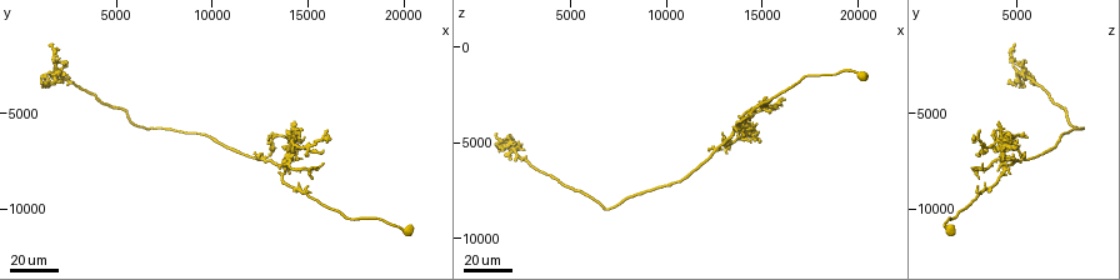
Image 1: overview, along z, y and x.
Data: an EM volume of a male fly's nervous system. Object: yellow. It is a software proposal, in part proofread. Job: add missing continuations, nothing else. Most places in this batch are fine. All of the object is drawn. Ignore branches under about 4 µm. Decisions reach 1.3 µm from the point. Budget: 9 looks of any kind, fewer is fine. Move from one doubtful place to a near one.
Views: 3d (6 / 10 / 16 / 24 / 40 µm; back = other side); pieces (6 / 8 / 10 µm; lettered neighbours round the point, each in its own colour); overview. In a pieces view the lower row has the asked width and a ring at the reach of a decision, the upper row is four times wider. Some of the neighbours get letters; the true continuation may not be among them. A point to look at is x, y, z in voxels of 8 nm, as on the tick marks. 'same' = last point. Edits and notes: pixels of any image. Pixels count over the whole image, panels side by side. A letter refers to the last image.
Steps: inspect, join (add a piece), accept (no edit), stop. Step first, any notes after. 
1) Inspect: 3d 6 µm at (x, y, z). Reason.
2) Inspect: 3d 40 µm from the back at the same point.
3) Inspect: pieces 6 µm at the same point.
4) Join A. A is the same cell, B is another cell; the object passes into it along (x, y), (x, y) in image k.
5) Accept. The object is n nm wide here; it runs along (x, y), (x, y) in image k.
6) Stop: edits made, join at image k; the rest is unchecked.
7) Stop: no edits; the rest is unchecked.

Inspect: 3d 40 µm at (1100, 3300, 4700). Branch stops here.

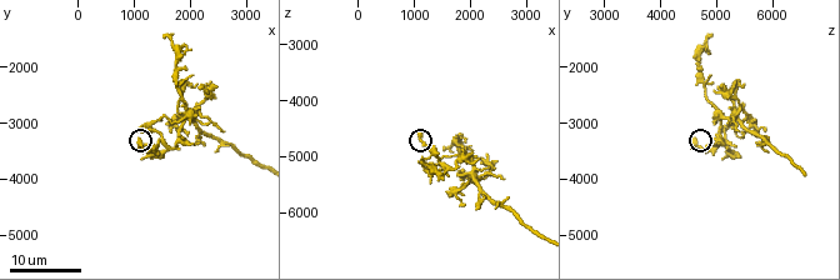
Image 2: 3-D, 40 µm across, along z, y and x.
Inspect: pieces 8 µm at (1100, 3300, 4550).

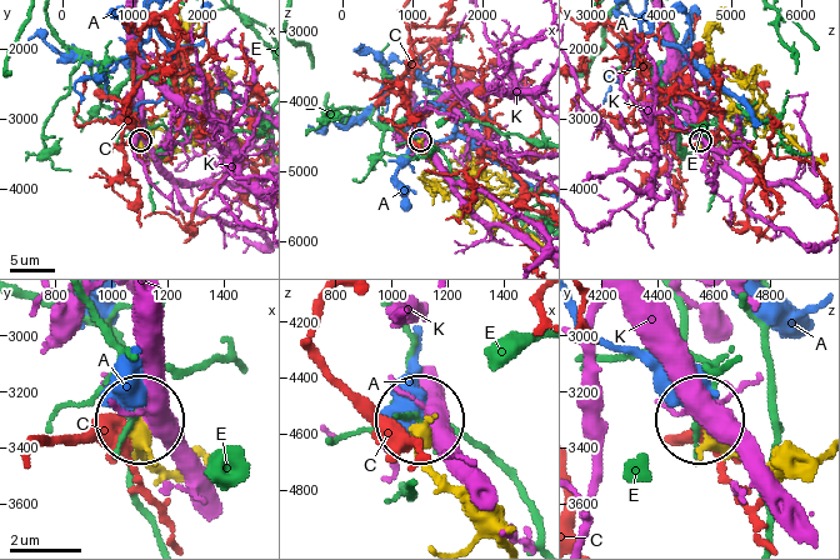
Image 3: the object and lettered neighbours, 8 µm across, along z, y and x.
Accept. A, C, E and K are other cells; none of them fits.

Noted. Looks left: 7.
Inspect: 3d 24 µm at (2600, 3100, 5350). Tapers out.

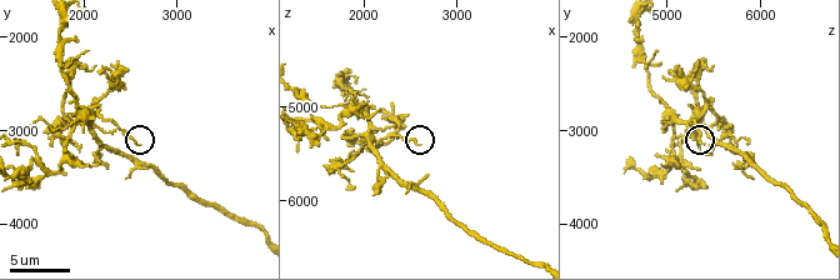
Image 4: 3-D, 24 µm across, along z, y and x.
Inspect: pieces 6 µm at (2550, 3150, 5400). What lies round it.

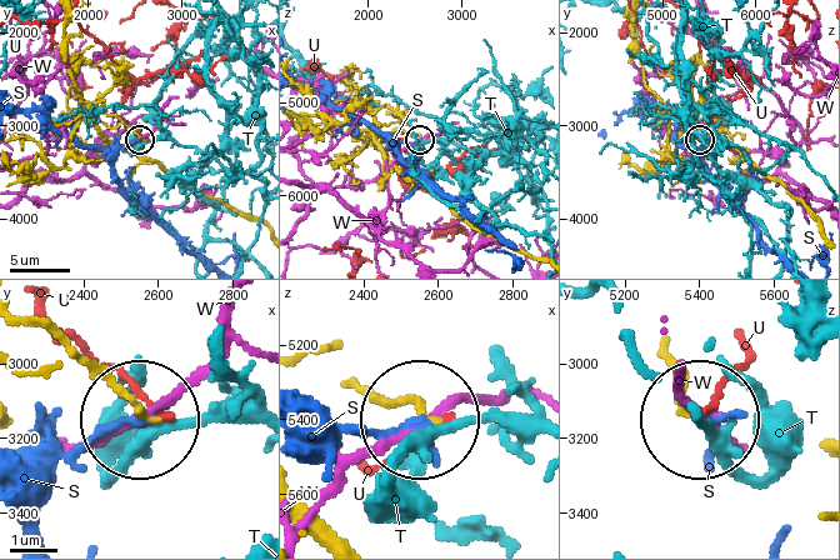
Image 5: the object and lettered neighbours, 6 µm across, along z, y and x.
Accept. S, T, U and W are other cells; it runs along (28, 328), (75, 351), (143, 419) in image 5; none of them fits.

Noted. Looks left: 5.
Inspect: 3d 24 µm at (1500, 1450, 4800).

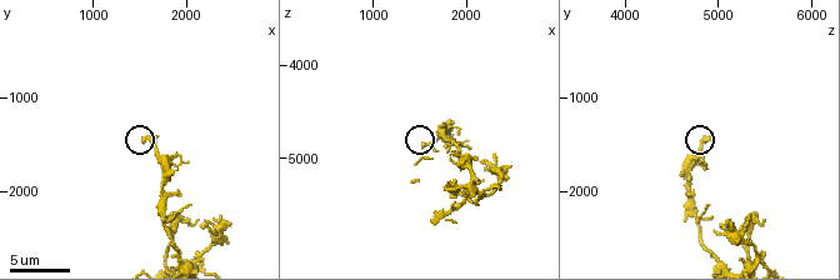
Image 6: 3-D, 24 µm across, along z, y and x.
Inspect: pieces 10 µm at (1500, 1450, 4850). See the neighbours.

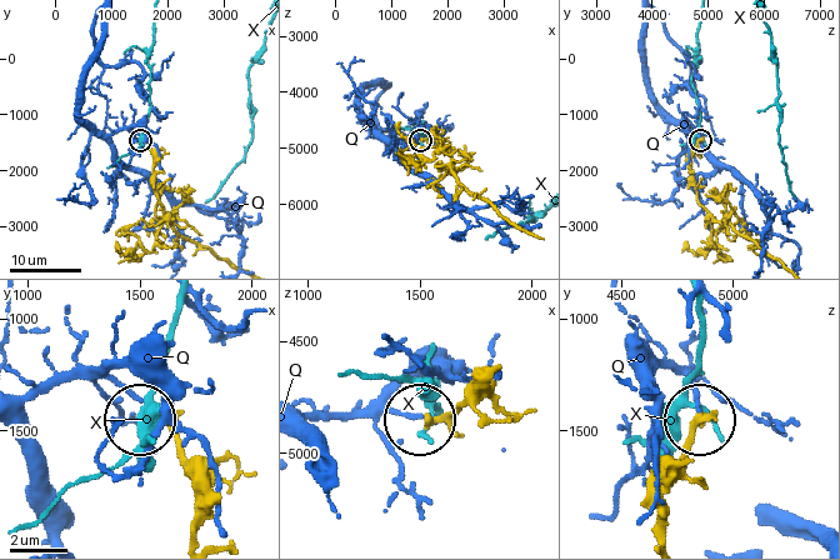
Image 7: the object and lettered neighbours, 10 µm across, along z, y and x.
Accept. The object is 230 nm wide here; Q and X are other cells; it runs along (480, 383), (456, 408), (425, 419) in image 7; no lettered piece goes on from it.

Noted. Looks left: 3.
Inspect: 3d 24 µm at (13100, 6200, 5500). Free end.

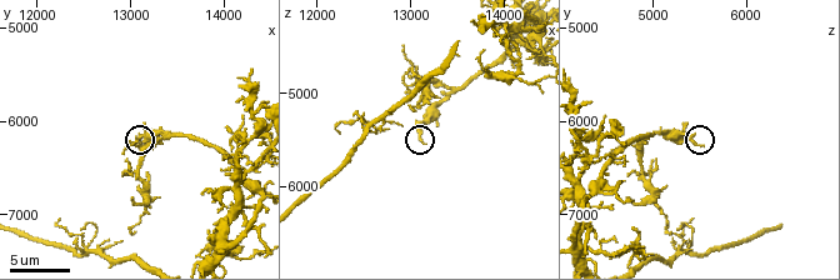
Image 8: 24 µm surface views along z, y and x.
Inspect: pieces 8 µm at (13150, 6300, 5550).

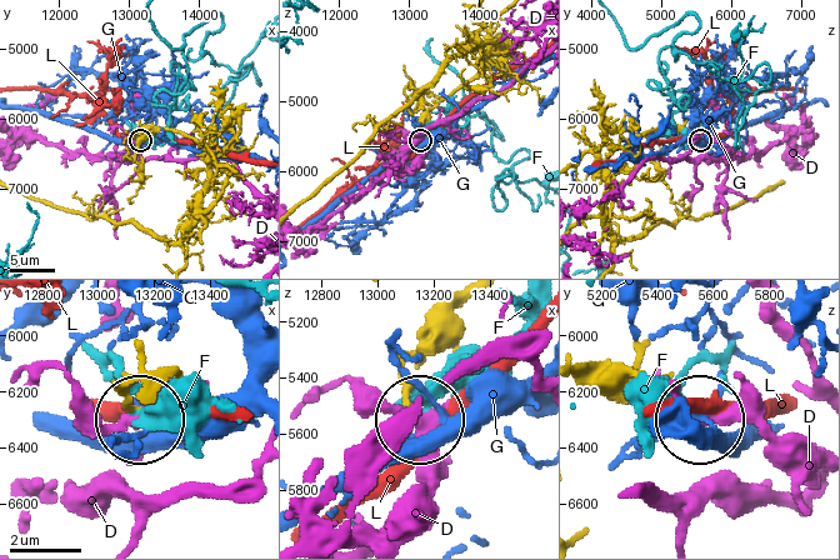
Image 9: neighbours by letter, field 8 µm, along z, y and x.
Accept. D, F, G and L are other cells; no lettered piece goes on from it.

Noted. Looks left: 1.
Stop: no edits; the rest is unchecked.

